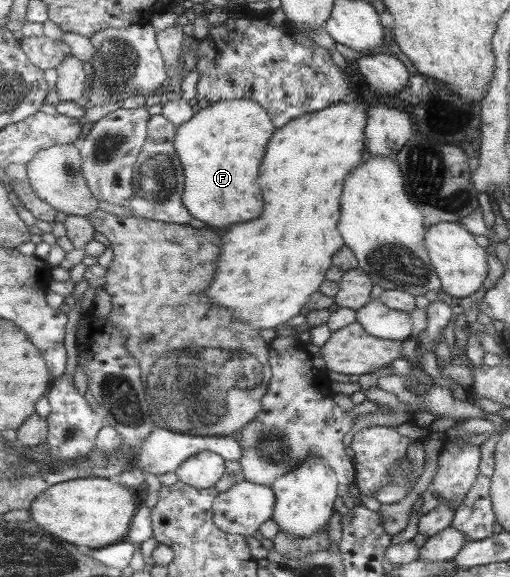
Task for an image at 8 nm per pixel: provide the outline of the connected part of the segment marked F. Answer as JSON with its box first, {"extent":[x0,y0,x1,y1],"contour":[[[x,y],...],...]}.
{"extent":[176,99,277,227],"contour":[[[233,99],[209,105],[197,114],[191,121],[178,127],[176,135],[176,150],[186,171],[185,195],[182,200],[187,203],[187,209],[195,219],[205,221],[213,227],[229,227],[233,223],[245,223],[259,219],[265,209],[263,191],[257,183],[259,167],[267,153],[269,141],[277,130],[269,112],[254,99]]]}

